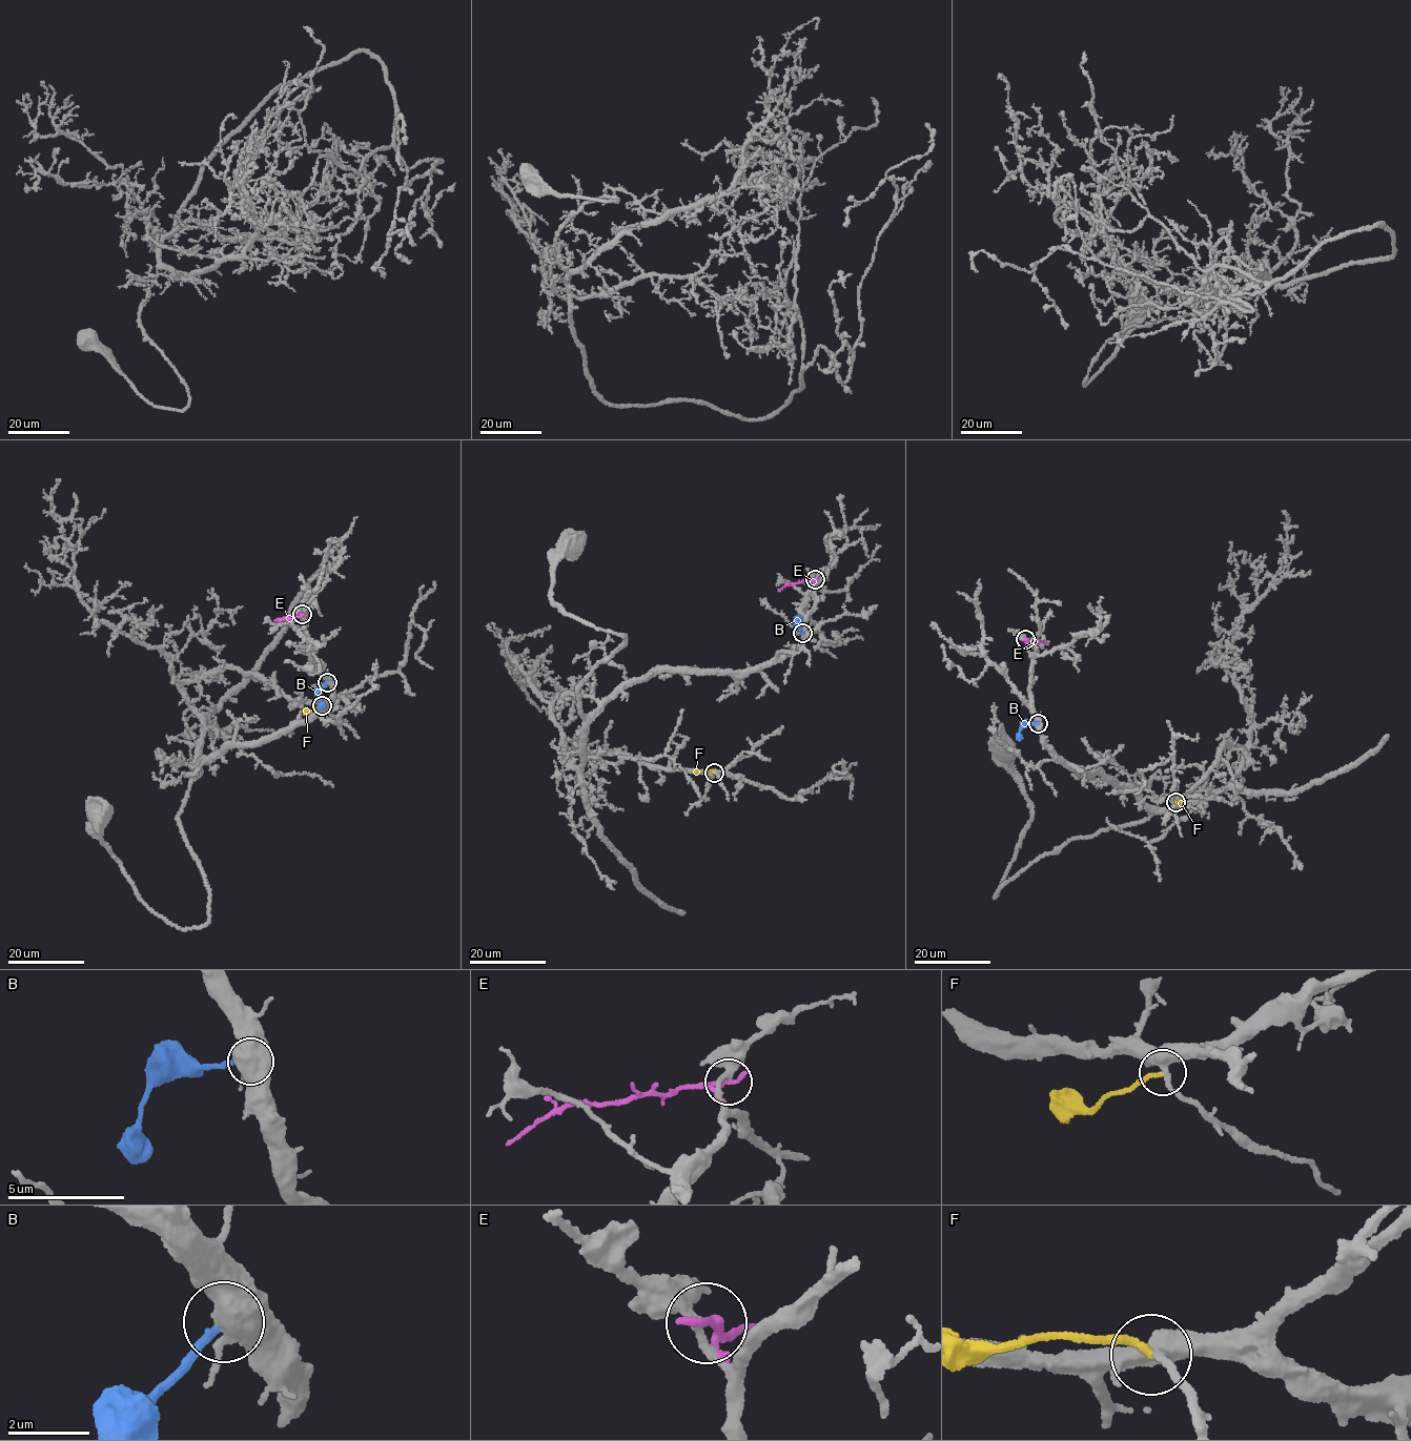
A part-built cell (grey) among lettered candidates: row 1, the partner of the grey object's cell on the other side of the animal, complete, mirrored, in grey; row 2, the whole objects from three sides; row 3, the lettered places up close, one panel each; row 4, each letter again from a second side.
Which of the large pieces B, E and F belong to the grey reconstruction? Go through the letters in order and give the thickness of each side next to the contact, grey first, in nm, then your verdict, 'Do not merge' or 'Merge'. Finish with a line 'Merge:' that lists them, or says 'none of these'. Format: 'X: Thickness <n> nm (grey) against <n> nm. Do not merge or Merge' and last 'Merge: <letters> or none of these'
B: Thickness 600 nm (grey) against 220 nm. Do not merge
E: Thickness 320 nm (grey) against 190 nm. Do not merge
F: Thickness 380 nm (grey) against 180 nm. Do not merge
Merge: none of these

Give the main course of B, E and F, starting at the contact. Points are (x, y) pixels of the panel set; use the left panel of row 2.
B: (327, 681), (318, 695), (324, 707)
E: (301, 614), (274, 619)
F: (322, 705), (310, 712), (303, 708)

